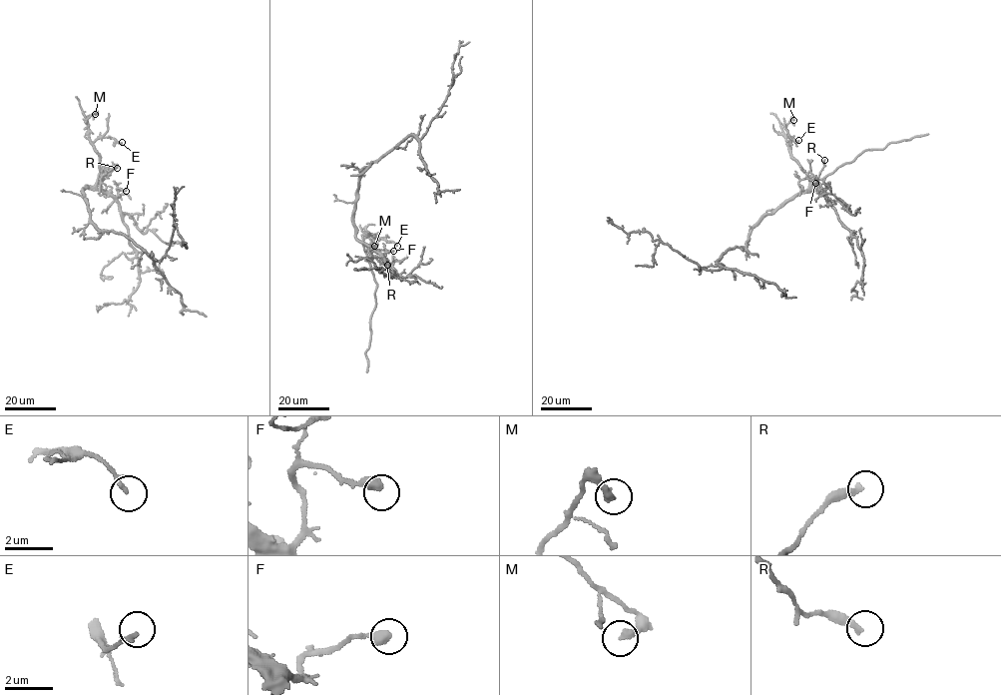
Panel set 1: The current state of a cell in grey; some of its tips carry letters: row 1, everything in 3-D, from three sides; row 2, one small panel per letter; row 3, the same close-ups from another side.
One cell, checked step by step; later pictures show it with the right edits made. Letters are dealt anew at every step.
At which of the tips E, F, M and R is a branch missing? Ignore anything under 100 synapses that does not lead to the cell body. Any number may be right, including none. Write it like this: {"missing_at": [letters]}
{"missing_at": []}

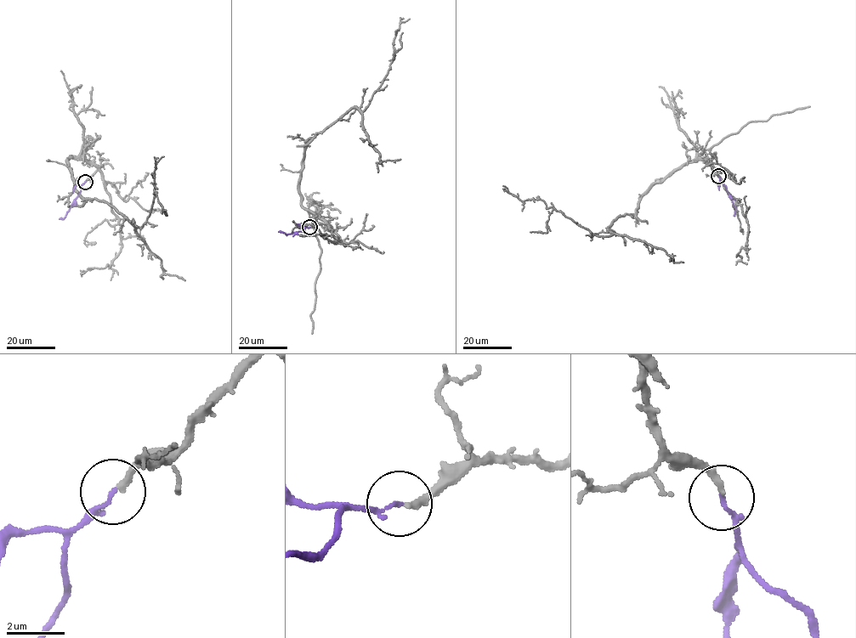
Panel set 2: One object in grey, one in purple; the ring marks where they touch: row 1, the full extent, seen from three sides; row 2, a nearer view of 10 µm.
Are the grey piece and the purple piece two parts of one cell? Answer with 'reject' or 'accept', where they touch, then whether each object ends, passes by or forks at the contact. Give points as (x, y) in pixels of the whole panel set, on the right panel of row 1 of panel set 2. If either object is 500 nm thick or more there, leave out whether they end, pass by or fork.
reject | (718, 176) | grey ends | purple passes by

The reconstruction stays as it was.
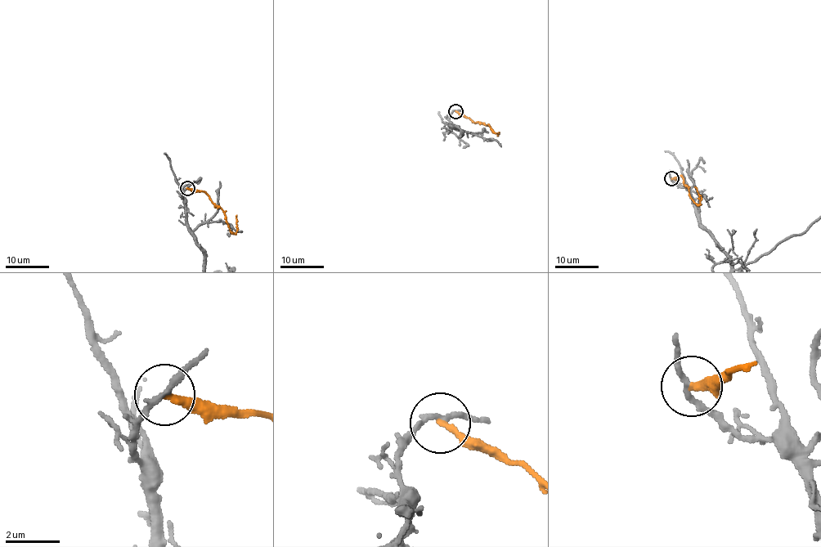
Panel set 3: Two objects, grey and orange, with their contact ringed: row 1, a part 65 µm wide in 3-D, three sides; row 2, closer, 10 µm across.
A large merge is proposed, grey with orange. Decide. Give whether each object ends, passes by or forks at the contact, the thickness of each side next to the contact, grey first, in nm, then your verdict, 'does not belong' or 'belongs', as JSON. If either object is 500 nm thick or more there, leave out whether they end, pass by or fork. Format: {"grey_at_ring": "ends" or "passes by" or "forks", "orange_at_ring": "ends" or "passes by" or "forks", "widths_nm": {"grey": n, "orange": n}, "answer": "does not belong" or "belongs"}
{"grey_at_ring": "passes by", "orange_at_ring": "ends", "widths_nm": {"grey": 200, "orange": 240}, "answer": "does not belong"}

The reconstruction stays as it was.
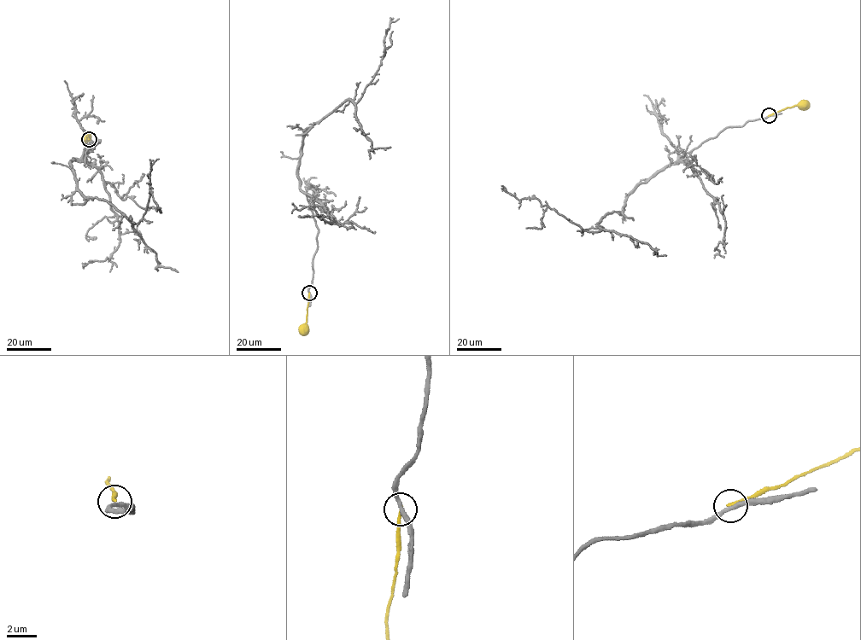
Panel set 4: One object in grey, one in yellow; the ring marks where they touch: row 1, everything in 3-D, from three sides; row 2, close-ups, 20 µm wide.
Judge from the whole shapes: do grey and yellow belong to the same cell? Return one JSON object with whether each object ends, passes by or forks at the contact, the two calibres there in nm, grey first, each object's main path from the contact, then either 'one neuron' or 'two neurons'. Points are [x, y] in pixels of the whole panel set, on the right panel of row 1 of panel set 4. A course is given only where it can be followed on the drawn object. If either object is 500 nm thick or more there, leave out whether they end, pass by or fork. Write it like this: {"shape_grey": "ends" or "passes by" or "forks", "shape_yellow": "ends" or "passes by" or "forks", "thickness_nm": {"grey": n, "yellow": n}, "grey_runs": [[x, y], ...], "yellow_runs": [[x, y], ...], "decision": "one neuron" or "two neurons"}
{"shape_grey": "passes by", "shape_yellow": "ends", "thickness_nm": {"grey": 280, "yellow": 200}, "grey_runs": [[769, 116], [723, 129], [658, 171], [595, 232], [501, 185]], "yellow_runs": [[769, 115], [803, 105]], "decision": "two neurons"}

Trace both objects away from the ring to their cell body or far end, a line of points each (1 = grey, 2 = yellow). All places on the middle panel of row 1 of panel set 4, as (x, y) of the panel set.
1: (308, 293), (318, 229), (298, 177), (303, 131), (346, 101), (356, 103), (381, 62), (387, 29), (399, 19)
2: (309, 293), (307, 330), (303, 329)

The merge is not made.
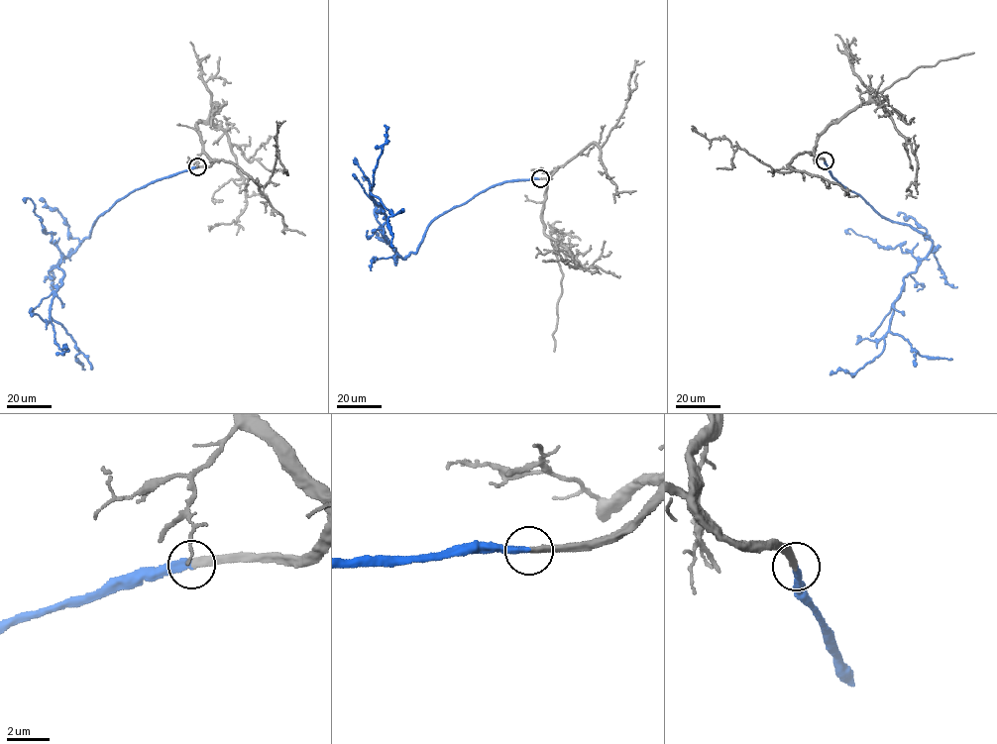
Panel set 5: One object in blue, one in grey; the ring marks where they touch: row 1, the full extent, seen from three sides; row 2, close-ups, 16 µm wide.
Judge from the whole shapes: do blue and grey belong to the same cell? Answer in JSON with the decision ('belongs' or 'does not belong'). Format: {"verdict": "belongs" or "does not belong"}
{"verdict": "belongs"}

